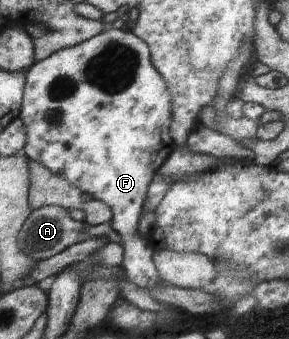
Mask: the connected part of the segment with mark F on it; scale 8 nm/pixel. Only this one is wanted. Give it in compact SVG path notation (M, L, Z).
M107 26L95 37L76 46L52 53L47 59L31 64L26 71L24 94L20 109L20 118L26 127L26 142L22 149L22 155L25 155L29 160L40 163L51 174L56 174L59 178L64 178L81 192L89 193L92 198L102 201L111 208L113 214L111 219L113 220L112 228L123 238L124 244L122 248L124 249L124 258L121 262L121 267L124 270L125 276L131 284L143 287L143 289L149 289L150 291L156 288L163 288L165 290L169 285L159 277L159 272L156 270L153 261L152 253L157 243L152 239L139 235L138 223L141 219L139 215L141 215L141 205L143 205L147 187L149 187L149 184L153 181L153 177L155 177L155 174L158 173L164 161L167 161L167 158L175 148L175 142L170 136L171 110L172 97L166 88L163 76L153 67L149 46L140 37L137 37L132 31L128 31L127 29L116 29Z

